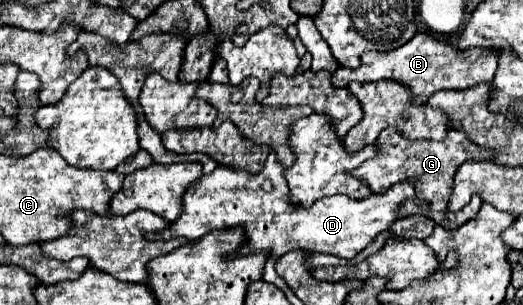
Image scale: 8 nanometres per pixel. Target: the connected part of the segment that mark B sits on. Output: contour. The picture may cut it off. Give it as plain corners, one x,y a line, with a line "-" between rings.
417,33
411,41
395,51
367,51
361,55
361,65
357,69
339,67
331,75
331,83
335,87
347,87
351,81
381,81
391,79
403,83
411,89
413,103
425,103
439,89
469,89
477,83
489,83
497,69
497,51
491,49
465,49
459,51
453,45
445,45
431,35

